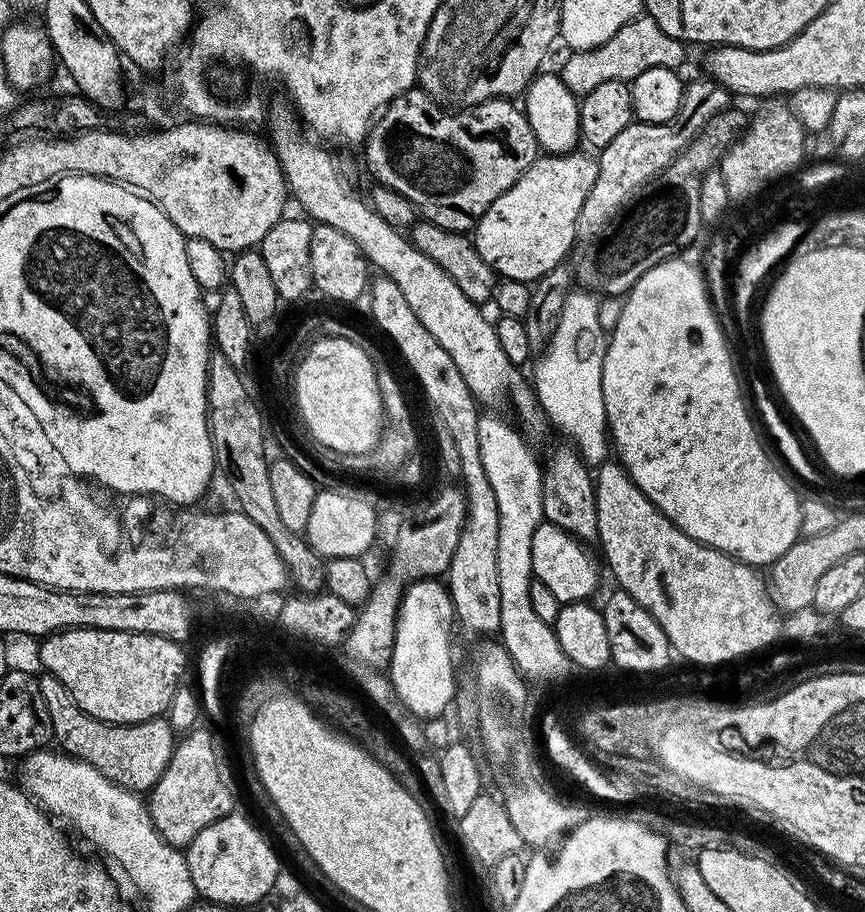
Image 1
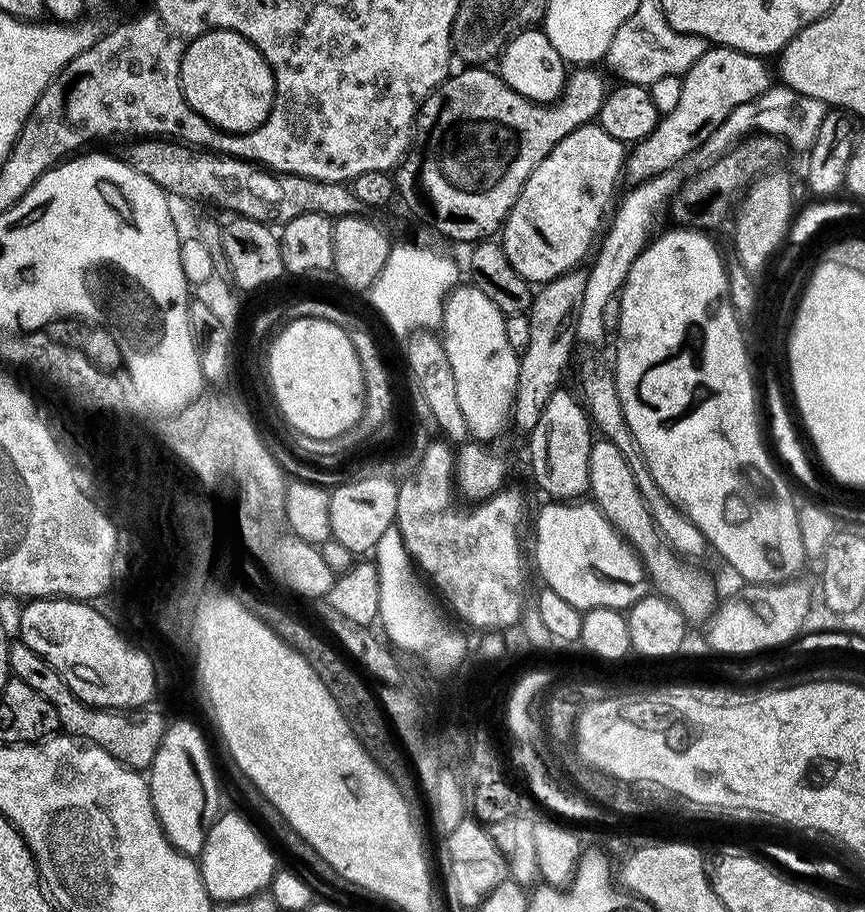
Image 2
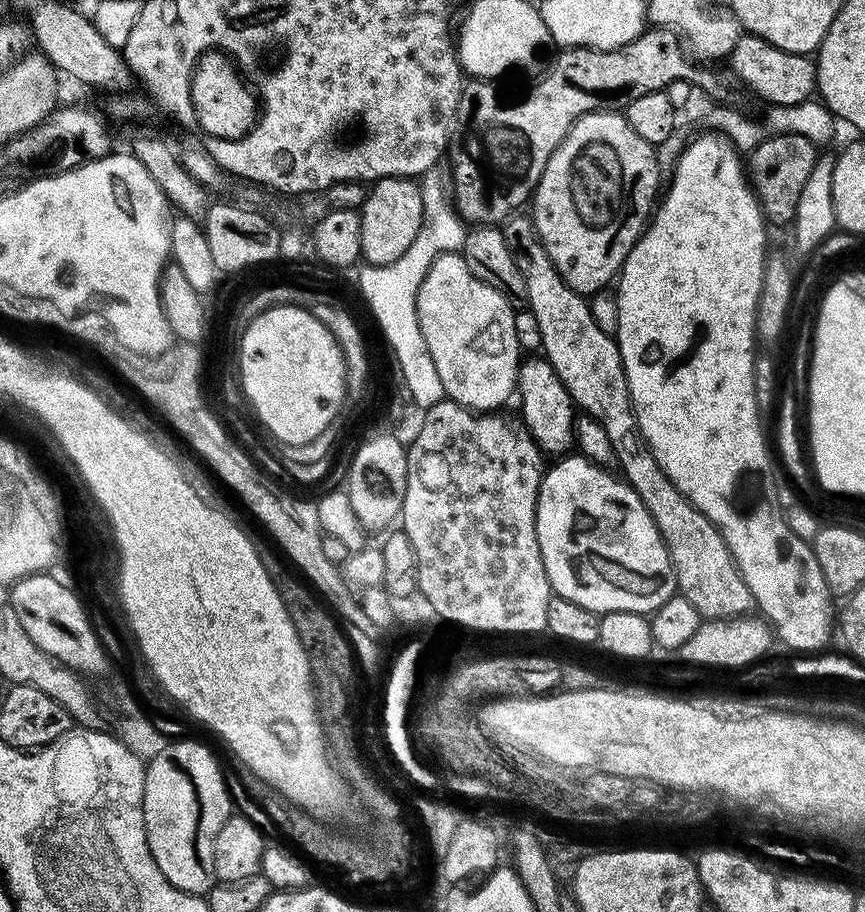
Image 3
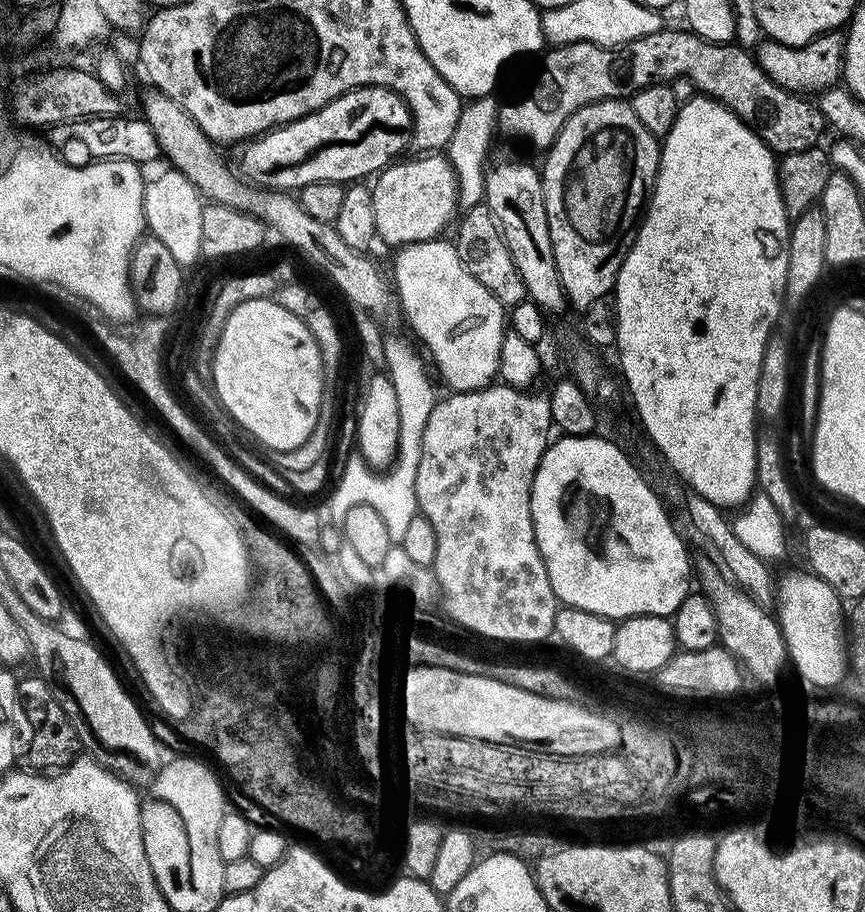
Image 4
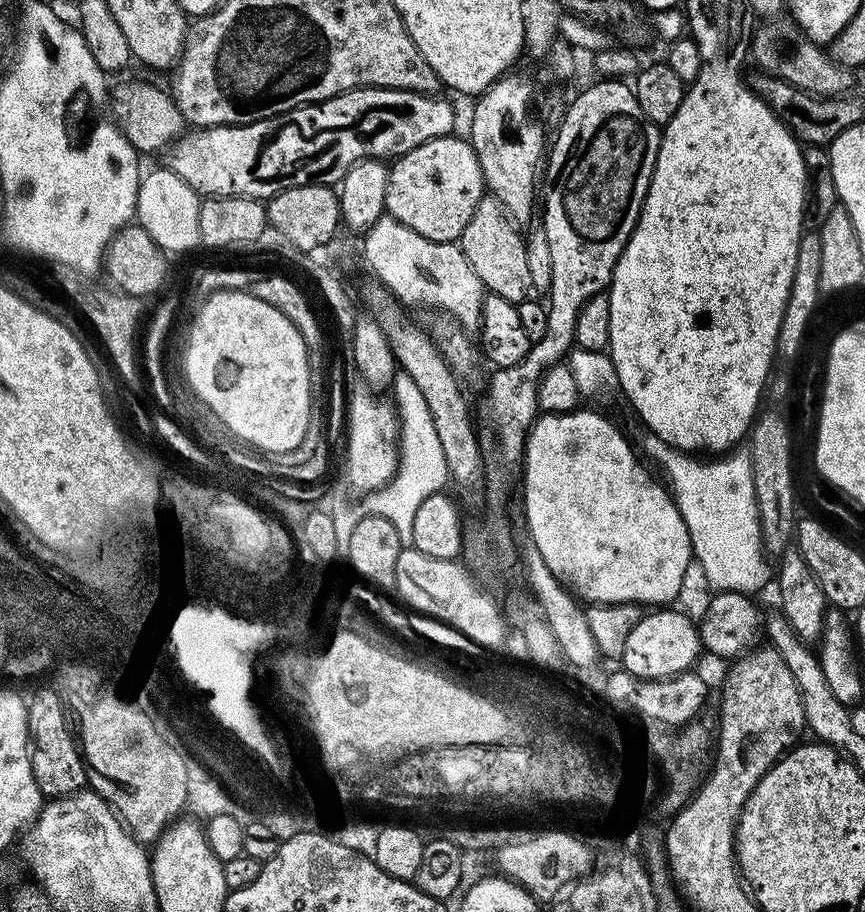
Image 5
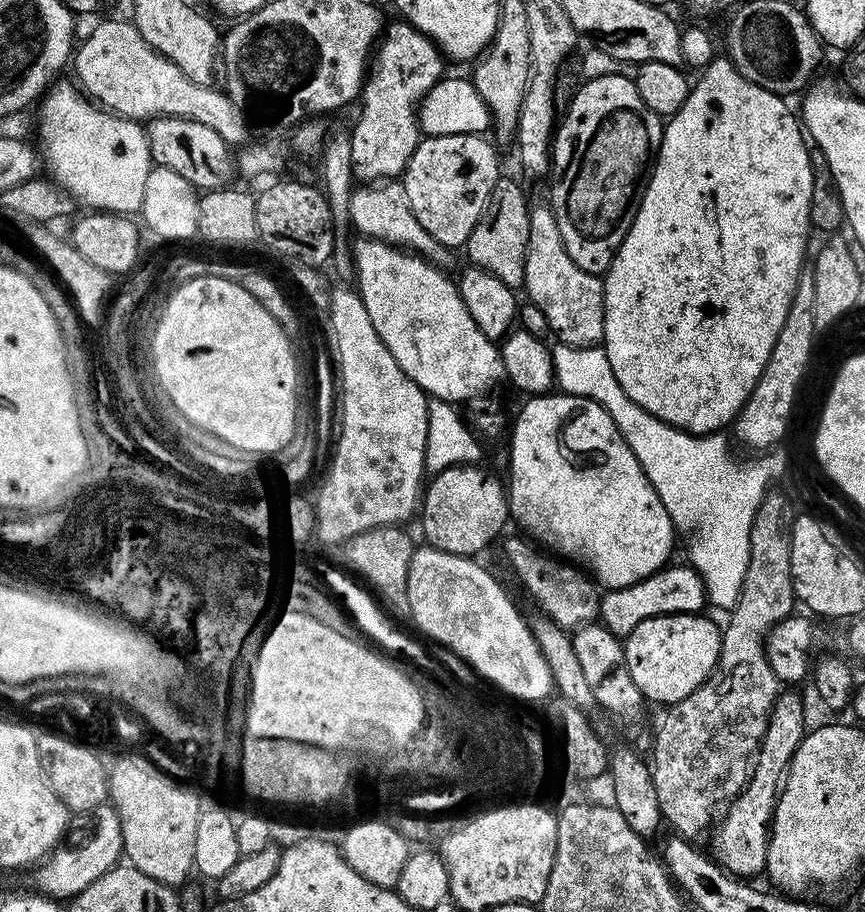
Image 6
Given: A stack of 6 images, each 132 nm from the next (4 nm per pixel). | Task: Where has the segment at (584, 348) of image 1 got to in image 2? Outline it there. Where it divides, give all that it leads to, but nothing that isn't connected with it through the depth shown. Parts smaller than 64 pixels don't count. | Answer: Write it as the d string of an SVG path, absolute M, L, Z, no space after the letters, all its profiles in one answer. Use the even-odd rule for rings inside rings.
M675 171L663 172L648 180L637 183L634 191L621 197L617 208L613 211L607 230L603 233L595 251L592 268L587 271L586 291L583 295L582 307L576 319L576 332L579 341L598 342L605 339L605 323L603 311L610 298L617 295L624 287L625 279L632 269L633 263L641 255L650 240L648 236L656 214L671 201L680 190L682 183ZM613 219L613 220L612 220ZM608 232L608 233L607 233ZM596 256L596 258L595 258Z

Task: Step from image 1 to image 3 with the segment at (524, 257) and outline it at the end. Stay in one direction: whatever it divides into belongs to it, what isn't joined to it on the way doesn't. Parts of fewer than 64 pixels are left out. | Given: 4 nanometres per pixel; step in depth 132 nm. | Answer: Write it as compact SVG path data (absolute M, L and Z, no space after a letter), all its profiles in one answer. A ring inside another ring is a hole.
M616 110L588 112L566 134L566 138L554 150L546 162L540 183L534 189L531 201L531 219L534 221L540 243L552 259L552 264L560 271L561 278L568 286L581 294L595 294L623 269L628 253L636 246L649 223L657 203L656 191L660 188L660 168L656 165L653 145L647 144L630 126L627 115ZM580 150L590 150L596 160L582 160L590 168L590 192L594 204L598 202L598 214L592 216L592 230L580 224L574 208L568 200L568 172L574 154ZM606 166L606 182L604 168ZM536 200L536 201L535 201ZM656 200L656 201L655 201ZM652 203L653 208L652 208ZM649 215L649 216L648 216ZM645 223L645 224L644 224ZM598 226L598 228L596 228ZM616 272L616 273L615 273Z

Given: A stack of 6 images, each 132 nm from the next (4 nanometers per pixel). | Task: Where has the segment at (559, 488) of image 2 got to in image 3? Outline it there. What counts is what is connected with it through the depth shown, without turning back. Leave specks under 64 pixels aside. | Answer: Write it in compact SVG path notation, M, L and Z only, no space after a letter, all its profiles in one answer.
M540 354L531 358L533 360L525 359L518 369L518 400L520 396L521 412L519 415L524 425L528 427L528 432L535 438L541 453L567 453L576 442L575 426L578 416L574 411L572 396L552 371L552 363L547 358Z

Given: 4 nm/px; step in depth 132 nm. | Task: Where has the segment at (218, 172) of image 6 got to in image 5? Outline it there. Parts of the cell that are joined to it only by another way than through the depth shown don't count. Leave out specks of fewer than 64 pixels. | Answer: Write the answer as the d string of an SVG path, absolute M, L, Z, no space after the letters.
M124 80L116 89L111 89L106 105L112 113L110 119L123 132L124 137L136 147L137 153L163 153L186 132L184 115L178 110L175 100L167 91L144 80Z

